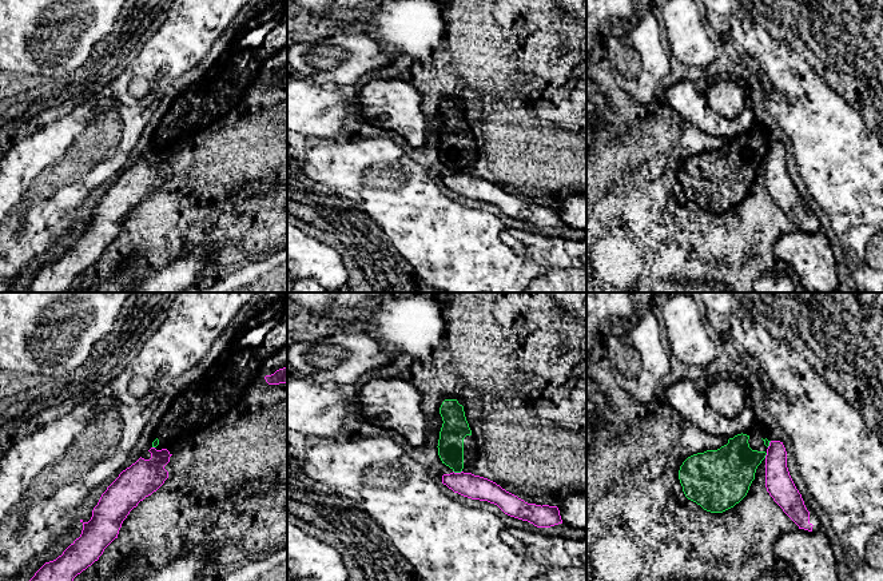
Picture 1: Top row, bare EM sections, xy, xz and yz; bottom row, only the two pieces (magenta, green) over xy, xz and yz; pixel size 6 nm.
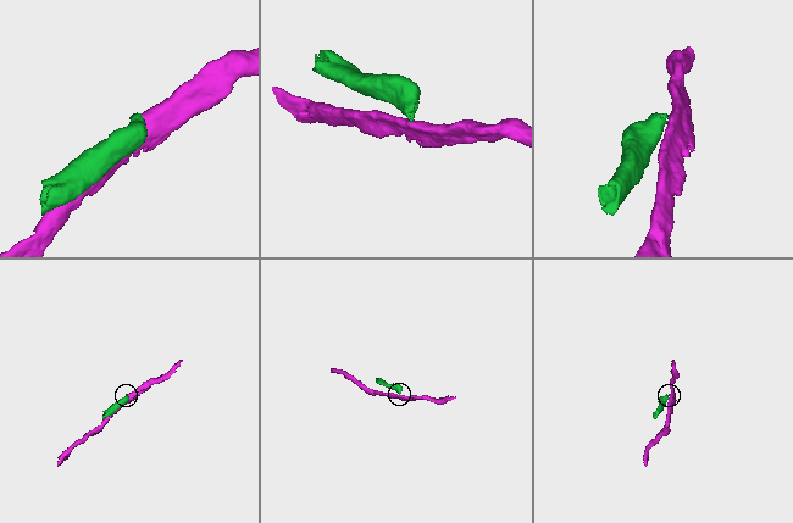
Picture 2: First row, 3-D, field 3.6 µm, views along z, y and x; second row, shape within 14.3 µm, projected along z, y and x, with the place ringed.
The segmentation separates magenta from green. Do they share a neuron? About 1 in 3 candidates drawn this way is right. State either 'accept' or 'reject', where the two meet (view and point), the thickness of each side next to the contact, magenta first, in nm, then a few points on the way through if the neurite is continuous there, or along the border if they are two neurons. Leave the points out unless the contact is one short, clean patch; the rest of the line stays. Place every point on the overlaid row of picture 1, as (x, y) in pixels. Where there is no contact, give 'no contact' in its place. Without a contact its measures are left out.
reject; meets magenta in xz at (457, 473); 140 nm thick on the magenta side, 160 nm on the other; border along xz (453, 470), (461, 472)

